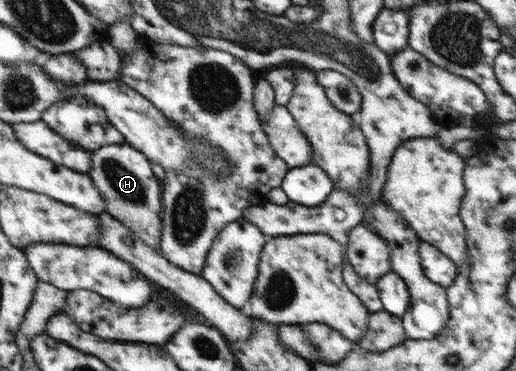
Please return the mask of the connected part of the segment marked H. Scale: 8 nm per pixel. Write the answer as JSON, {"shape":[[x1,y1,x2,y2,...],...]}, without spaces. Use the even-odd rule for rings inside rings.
{"shape":[[127,140,92,151,91,175,93,183,105,202,106,212,126,225,137,237,162,253,161,233,161,185,151,173,148,156,131,147]]}

